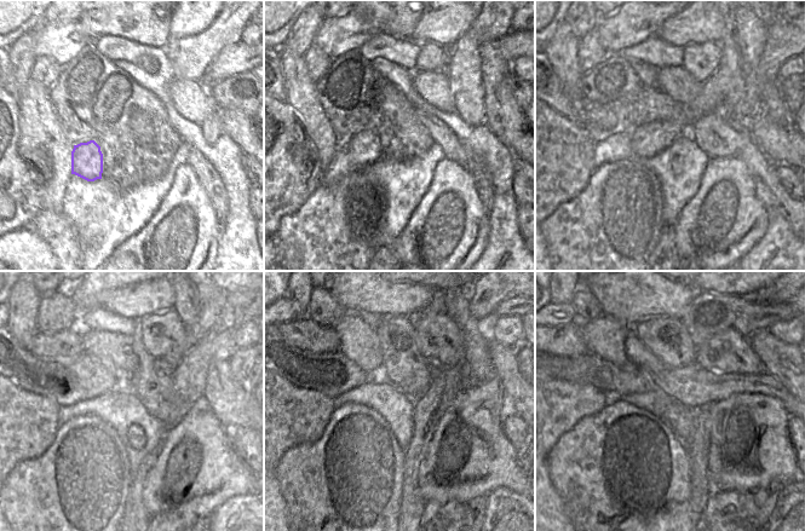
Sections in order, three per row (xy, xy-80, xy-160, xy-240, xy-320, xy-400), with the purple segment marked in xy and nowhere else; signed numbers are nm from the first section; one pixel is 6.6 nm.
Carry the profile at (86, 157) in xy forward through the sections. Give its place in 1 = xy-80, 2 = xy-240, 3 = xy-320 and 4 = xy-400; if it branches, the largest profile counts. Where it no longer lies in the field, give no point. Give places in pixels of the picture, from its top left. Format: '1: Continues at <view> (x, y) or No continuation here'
1: Continues at xy-80 (363, 149)
2: Continues at xy-240 (210, 310)
3: Continues at xy-320 (487, 295)
4: Continues at xy-400 (771, 295)

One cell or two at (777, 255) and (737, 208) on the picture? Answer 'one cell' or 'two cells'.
two cells

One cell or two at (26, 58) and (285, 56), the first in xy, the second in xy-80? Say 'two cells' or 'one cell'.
two cells

